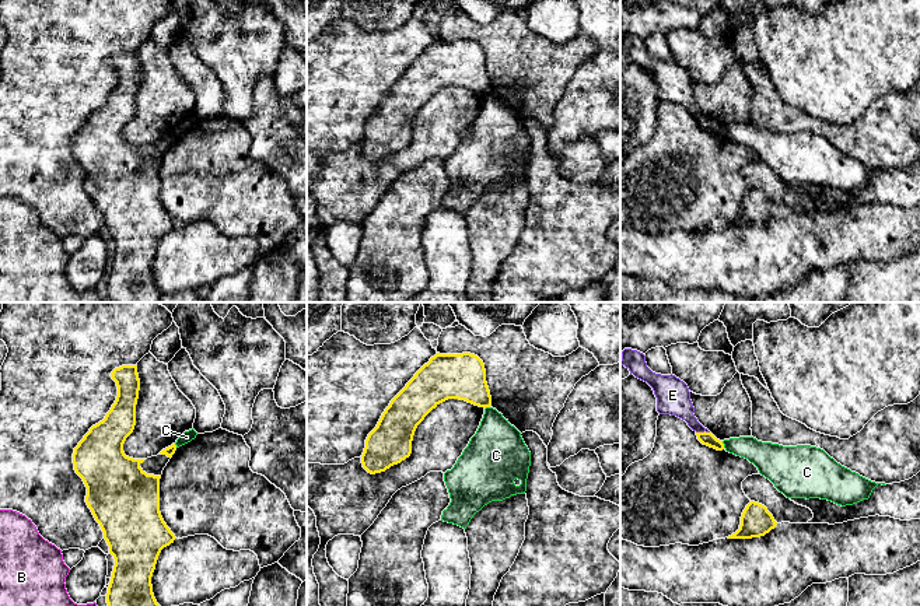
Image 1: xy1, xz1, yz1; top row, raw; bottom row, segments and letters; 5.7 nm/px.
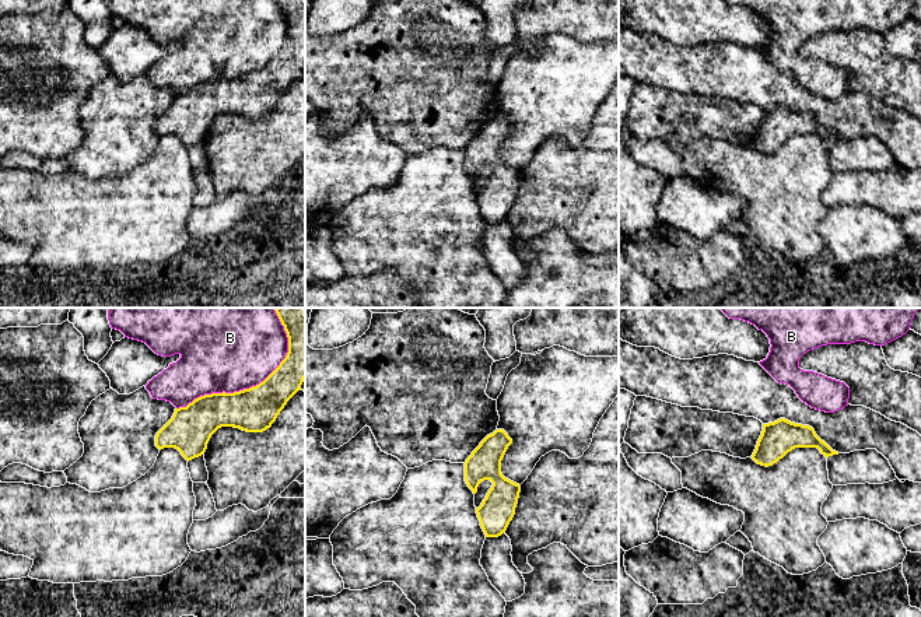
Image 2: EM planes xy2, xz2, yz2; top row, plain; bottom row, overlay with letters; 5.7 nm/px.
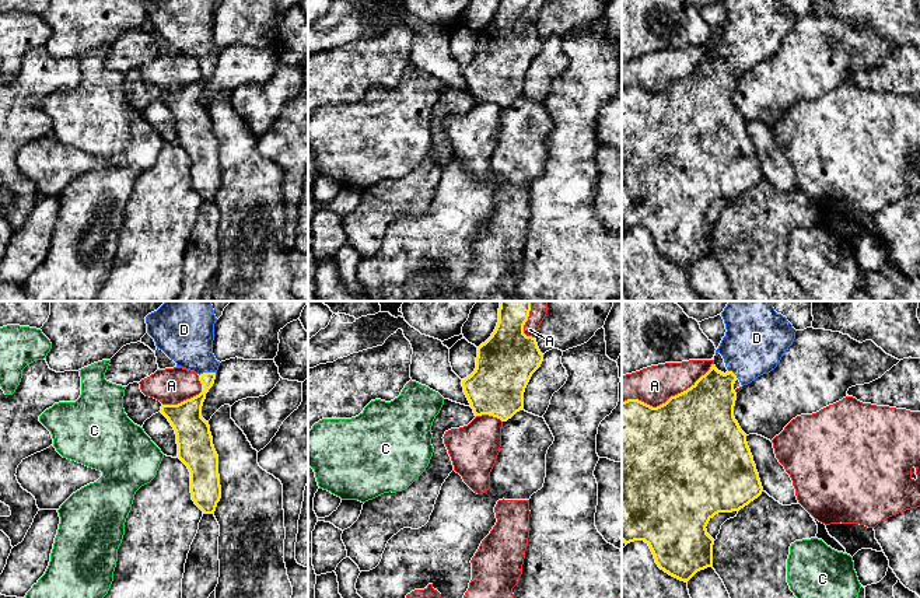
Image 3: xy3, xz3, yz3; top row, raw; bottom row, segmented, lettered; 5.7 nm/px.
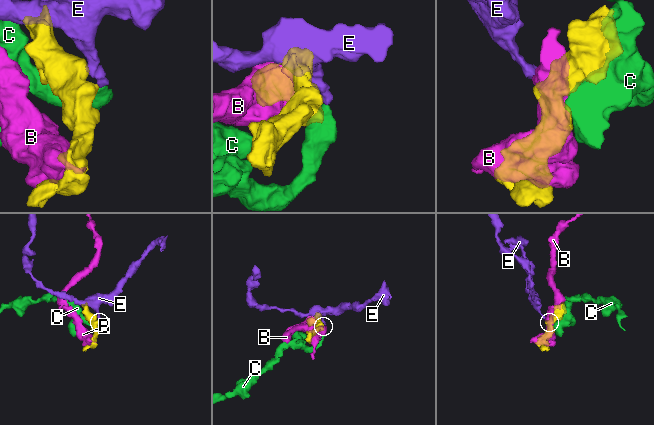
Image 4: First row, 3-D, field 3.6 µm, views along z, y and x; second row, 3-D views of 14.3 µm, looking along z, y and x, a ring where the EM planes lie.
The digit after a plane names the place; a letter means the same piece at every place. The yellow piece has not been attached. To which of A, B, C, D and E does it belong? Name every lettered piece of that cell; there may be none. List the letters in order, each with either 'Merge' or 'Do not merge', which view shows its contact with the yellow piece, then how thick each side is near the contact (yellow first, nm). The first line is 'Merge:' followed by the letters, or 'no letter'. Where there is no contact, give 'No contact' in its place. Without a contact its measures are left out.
Merge: D
A: Do not merge. Touches yellow in yz3. Thickness 500 nm (yellow) against 220 nm
B: Do not merge. Touches yellow in xy2. Thickness 260 nm (yellow) against 460 nm
C: Do not merge. Touches yellow in yz1. Thickness 80 nm (yellow) against 160 nm
D: Merge. Touches yellow in xy3. Thickness 140 nm (yellow) against 280 nm
E: Do not merge. Touches yellow in yz1. Thickness 80 nm (yellow) against 180 nm

